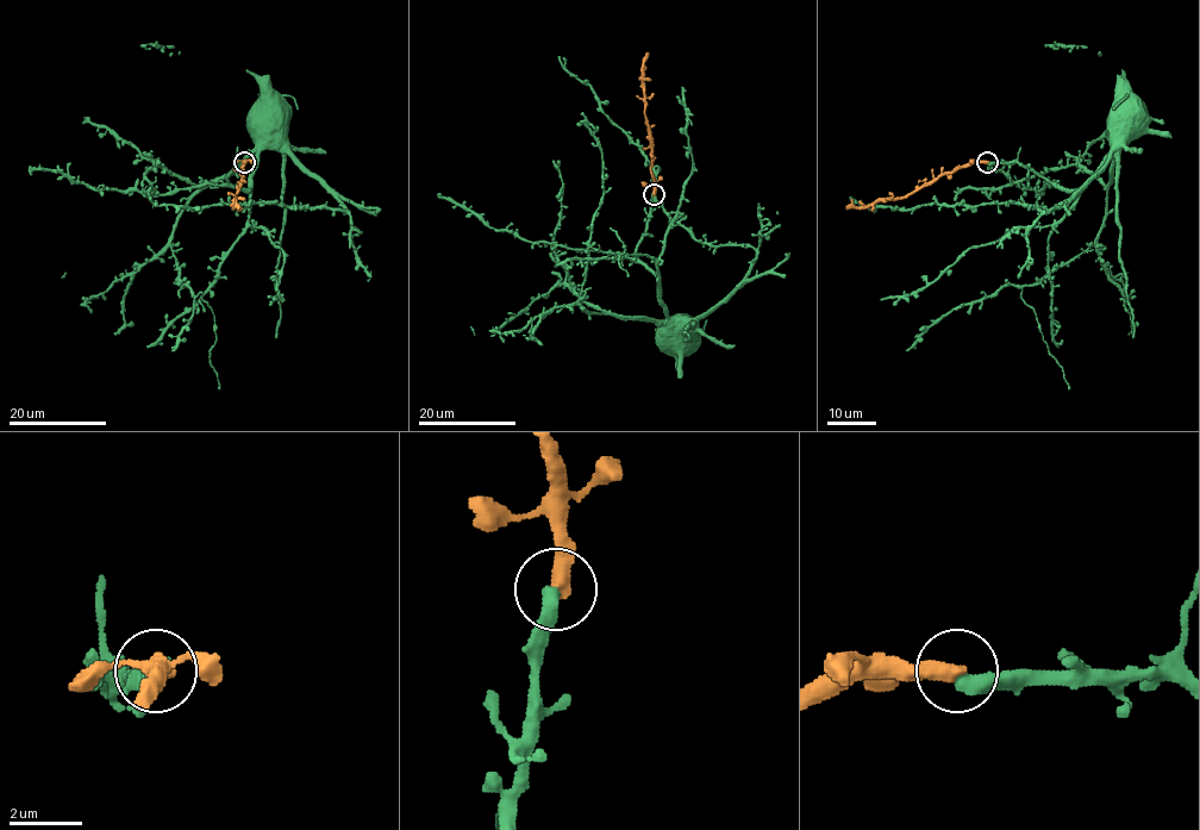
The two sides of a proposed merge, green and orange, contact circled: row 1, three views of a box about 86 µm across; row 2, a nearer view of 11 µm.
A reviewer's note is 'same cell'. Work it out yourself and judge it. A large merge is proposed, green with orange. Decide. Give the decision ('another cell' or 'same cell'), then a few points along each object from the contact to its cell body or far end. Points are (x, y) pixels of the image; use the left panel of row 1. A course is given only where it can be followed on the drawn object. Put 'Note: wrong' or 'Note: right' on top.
Note: right
same cell | green via (244, 162), (227, 180), (249, 188), (255, 157), (285, 148), (347, 211), (276, 204), (194, 210), (149, 198) | orange via (244, 162), (235, 207), (239, 206)

